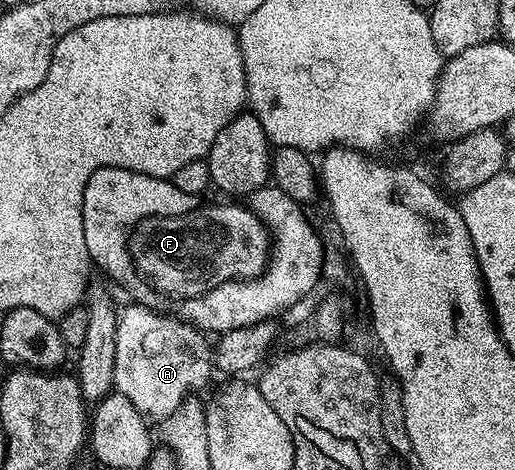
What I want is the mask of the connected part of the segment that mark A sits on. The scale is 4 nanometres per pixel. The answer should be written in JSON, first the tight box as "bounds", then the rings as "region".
{"bounds":[113,303,215,419],"region":[[[129,303],[126,309],[120,310],[117,319],[117,334],[115,335],[115,379],[113,380],[113,387],[116,392],[123,394],[127,399],[131,399],[131,403],[135,405],[137,410],[146,417],[146,419],[164,419],[175,415],[175,411],[179,411],[179,407],[185,401],[190,400],[194,396],[193,393],[196,389],[201,389],[209,381],[209,376],[214,376],[215,366],[213,364],[213,345],[211,344],[210,338],[206,334],[202,333],[200,329],[189,325],[187,322],[181,320],[180,316],[173,315],[168,317],[165,313],[156,313],[156,308],[147,305],[138,305],[136,303]]]}

